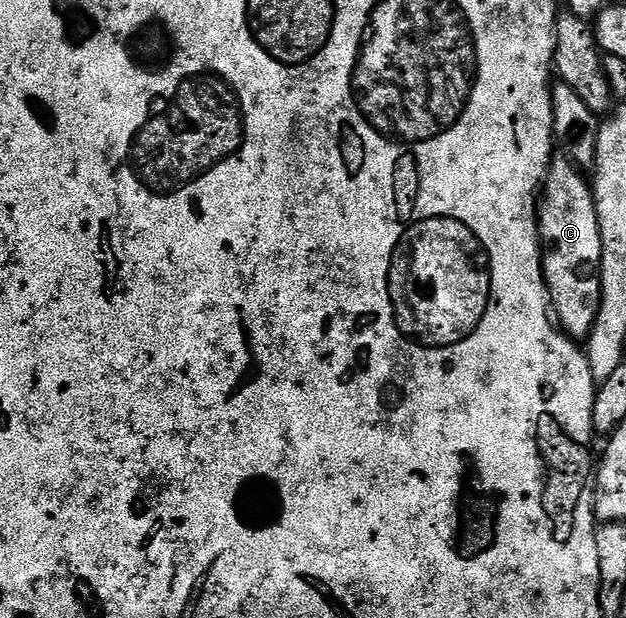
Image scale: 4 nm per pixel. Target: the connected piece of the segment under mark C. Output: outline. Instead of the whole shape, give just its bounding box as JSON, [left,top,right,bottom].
[538,155,602,339]

